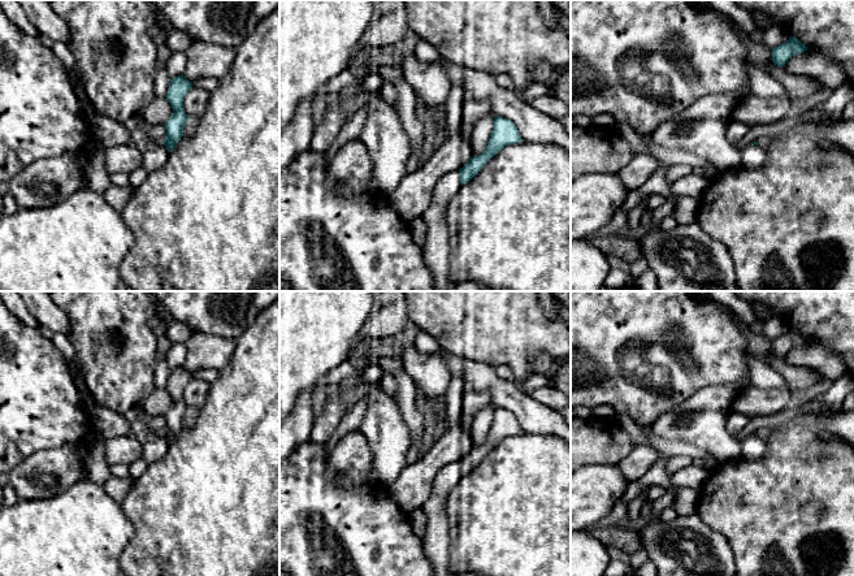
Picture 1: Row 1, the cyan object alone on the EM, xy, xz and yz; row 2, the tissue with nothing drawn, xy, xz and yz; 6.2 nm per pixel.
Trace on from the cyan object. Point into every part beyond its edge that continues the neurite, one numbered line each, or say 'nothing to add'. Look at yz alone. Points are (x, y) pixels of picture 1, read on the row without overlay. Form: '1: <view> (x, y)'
1: yz (754, 447)

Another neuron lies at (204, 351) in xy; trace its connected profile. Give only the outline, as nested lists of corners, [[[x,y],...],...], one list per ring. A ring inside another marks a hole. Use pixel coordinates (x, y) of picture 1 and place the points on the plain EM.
[[[194,332],[183,343],[187,355],[183,368],[194,373],[200,369],[222,371],[229,367],[237,341],[208,333]]]

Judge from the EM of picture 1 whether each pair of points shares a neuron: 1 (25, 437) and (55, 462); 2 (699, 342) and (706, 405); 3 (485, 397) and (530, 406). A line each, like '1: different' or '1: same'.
1: different
2: different
3: different

